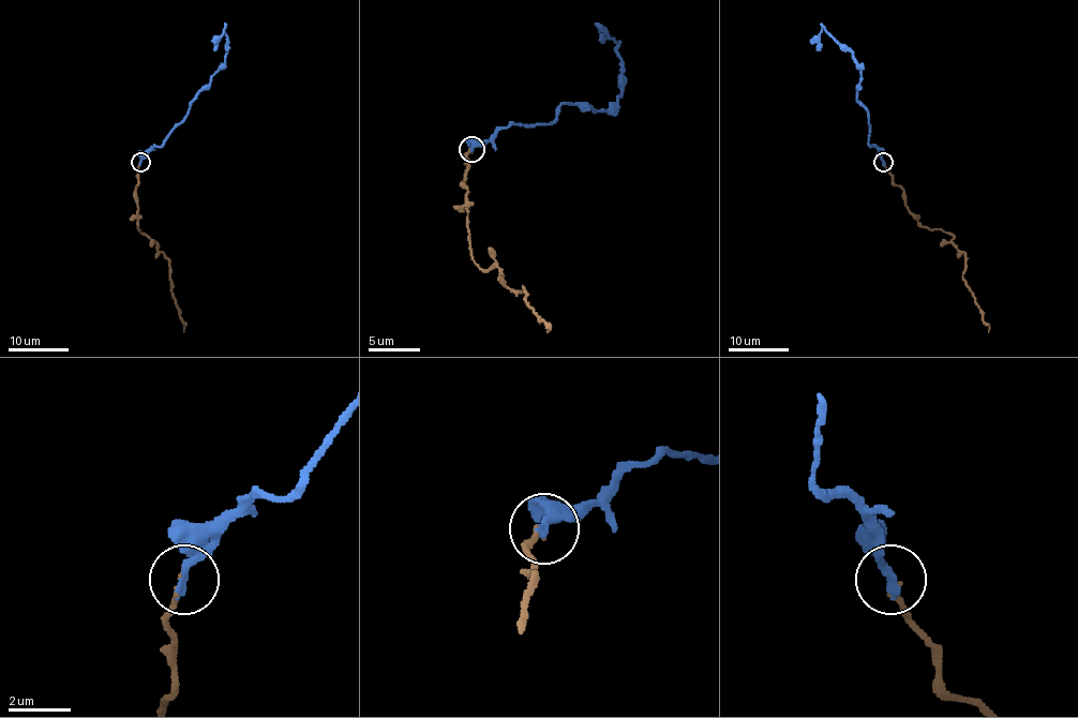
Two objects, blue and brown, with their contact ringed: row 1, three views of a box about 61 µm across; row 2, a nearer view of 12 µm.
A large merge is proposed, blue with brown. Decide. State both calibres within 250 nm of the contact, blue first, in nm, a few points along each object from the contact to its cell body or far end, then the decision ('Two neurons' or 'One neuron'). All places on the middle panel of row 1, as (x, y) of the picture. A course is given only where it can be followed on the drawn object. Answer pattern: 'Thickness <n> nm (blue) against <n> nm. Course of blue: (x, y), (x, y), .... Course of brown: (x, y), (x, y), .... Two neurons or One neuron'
Thickness 300 nm (blue) against 160 nm. Course of blue: (473, 149), (508, 123), (550, 123), (563, 103), (607, 110), (620, 98), (620, 69), (612, 38), (599, 35). Course of brown: (473, 149), (464, 185), (473, 258), (482, 269), (495, 266), (511, 289), (522, 287), (524, 300), (548, 331). Two neurons

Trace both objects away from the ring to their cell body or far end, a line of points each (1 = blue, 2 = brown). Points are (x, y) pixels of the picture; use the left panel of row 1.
1: (140, 162), (185, 115), (189, 103), (225, 61), (223, 29), (214, 50)
2: (140, 162), (136, 192), (137, 226), (167, 259), (170, 293), (184, 331)

